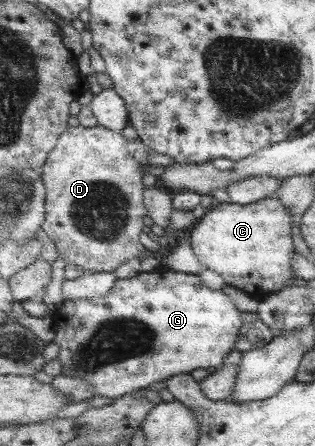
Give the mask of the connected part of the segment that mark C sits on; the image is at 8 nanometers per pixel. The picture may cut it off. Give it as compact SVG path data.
M275 196L251 205L215 204L190 234L205 269L216 271L228 285L249 295L255 290L273 294L295 286L298 278L293 269L297 255L293 223L293 212Z

